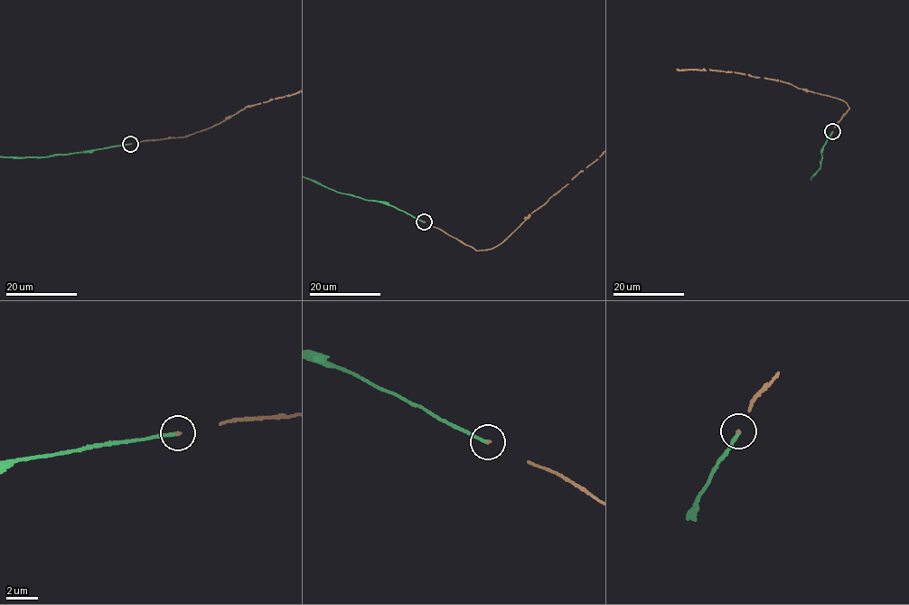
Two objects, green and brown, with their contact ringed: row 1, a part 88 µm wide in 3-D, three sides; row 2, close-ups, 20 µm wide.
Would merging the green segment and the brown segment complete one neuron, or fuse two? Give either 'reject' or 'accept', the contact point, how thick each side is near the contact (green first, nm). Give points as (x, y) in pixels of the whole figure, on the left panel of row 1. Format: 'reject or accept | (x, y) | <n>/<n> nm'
accept | (130, 144) | 190/90 nm

